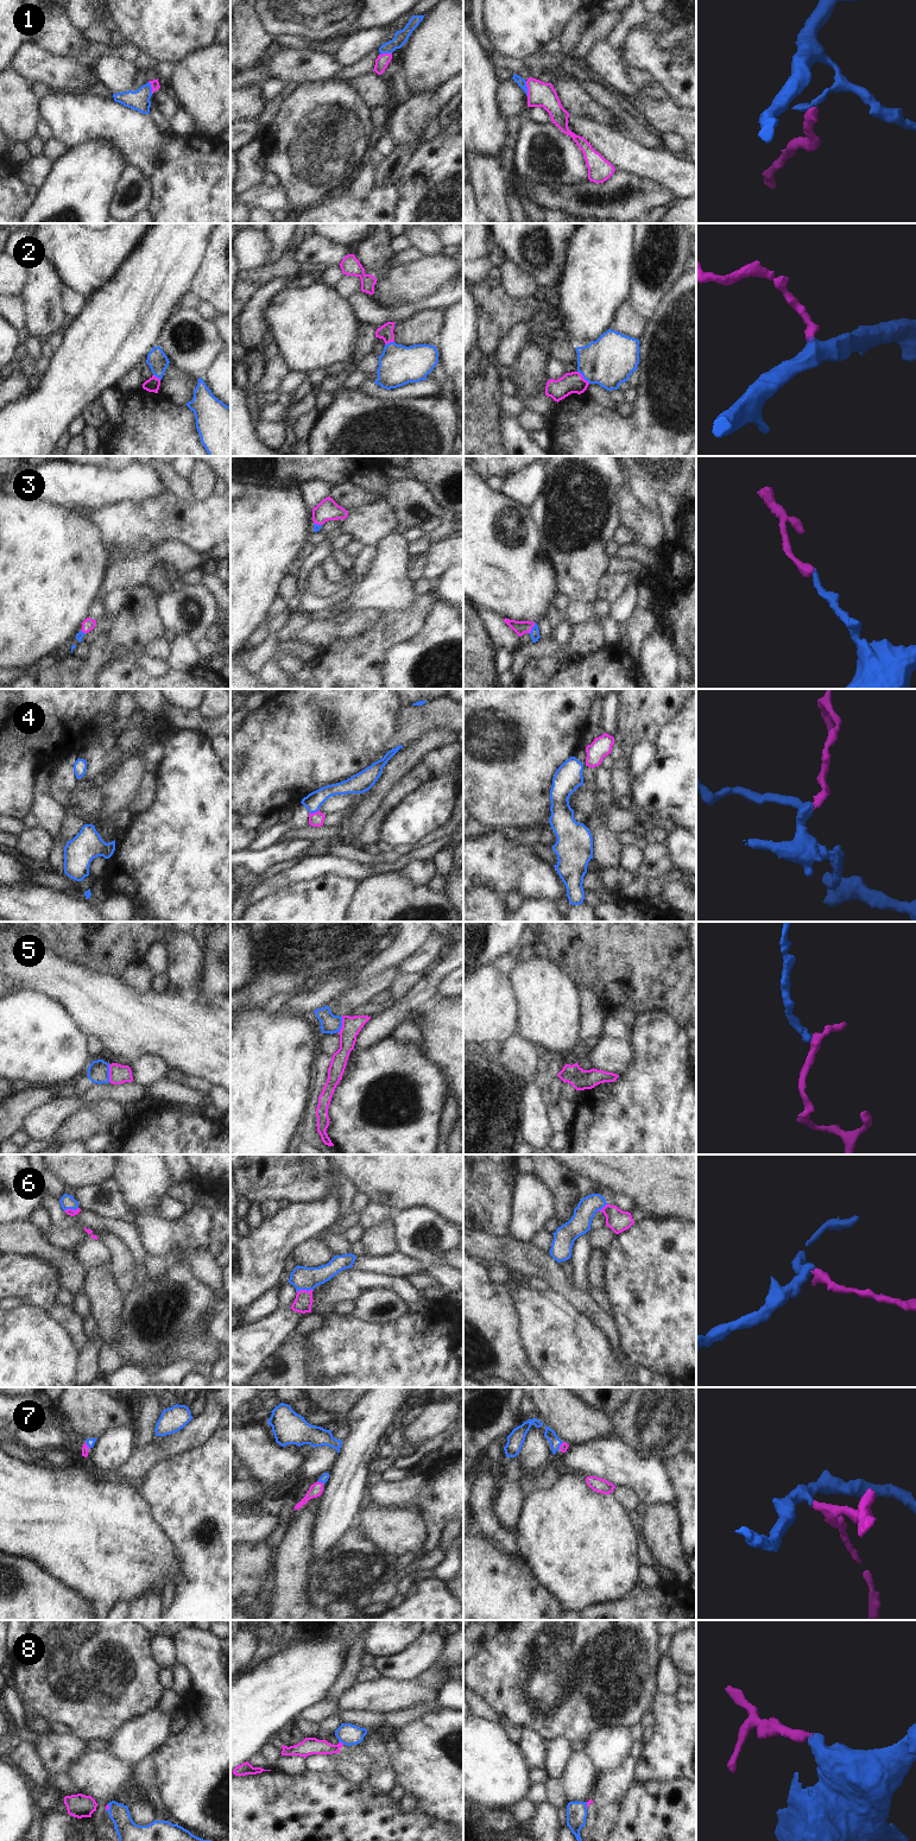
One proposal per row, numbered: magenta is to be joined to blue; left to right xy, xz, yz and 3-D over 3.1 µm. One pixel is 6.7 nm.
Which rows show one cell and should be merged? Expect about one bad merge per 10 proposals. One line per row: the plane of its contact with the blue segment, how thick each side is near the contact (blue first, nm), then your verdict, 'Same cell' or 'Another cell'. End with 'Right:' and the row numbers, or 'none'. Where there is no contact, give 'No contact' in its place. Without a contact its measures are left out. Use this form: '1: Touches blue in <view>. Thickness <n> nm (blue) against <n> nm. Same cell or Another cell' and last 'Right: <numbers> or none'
1: Touches blue in yz. Thickness 60 nm (blue) against 170 nm. Another cell
2: Touches blue in yz. Thickness 340 nm (blue) against 140 nm. Same cell
3: Touches blue in yz. Thickness 60 nm (blue) against 90 nm. Same cell
4: Touches blue in xz. Thickness 120 nm (blue) against 100 nm. Same cell
5: Touches blue in xy. Thickness 140 nm (blue) against 130 nm. Same cell
6: Touches blue in xz. Thickness 160 nm (blue) against 120 nm. Same cell
7: Touches blue in yz. Thickness 80 nm (blue) against 60 nm. Same cell
8: Touches blue in xz. Thickness 150 nm (blue) against 110 nm. Another cell
Right: 2, 3, 4, 5, 6, 7.

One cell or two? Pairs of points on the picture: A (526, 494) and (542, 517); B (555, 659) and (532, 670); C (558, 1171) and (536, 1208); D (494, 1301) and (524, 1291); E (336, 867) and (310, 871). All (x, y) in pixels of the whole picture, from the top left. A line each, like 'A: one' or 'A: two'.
A: two
B: one
C: two
D: two
E: one

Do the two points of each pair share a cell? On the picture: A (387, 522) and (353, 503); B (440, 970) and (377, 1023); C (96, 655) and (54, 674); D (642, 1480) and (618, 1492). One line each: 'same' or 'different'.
A: same
B: same
C: same
D: different

